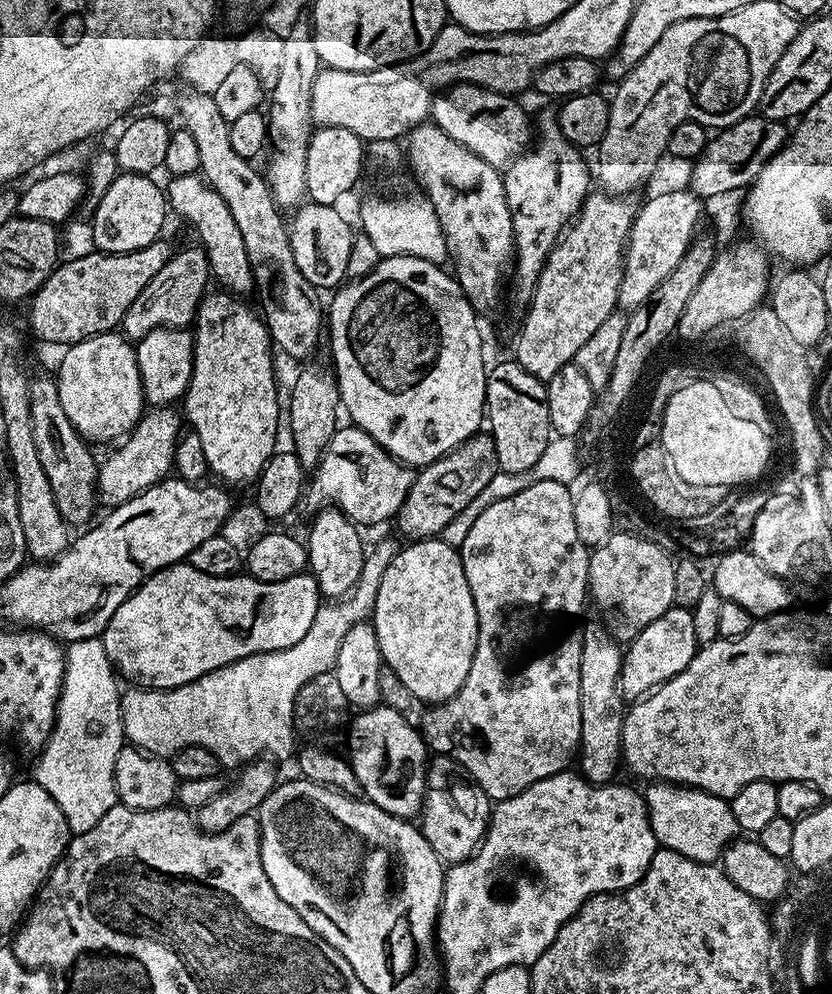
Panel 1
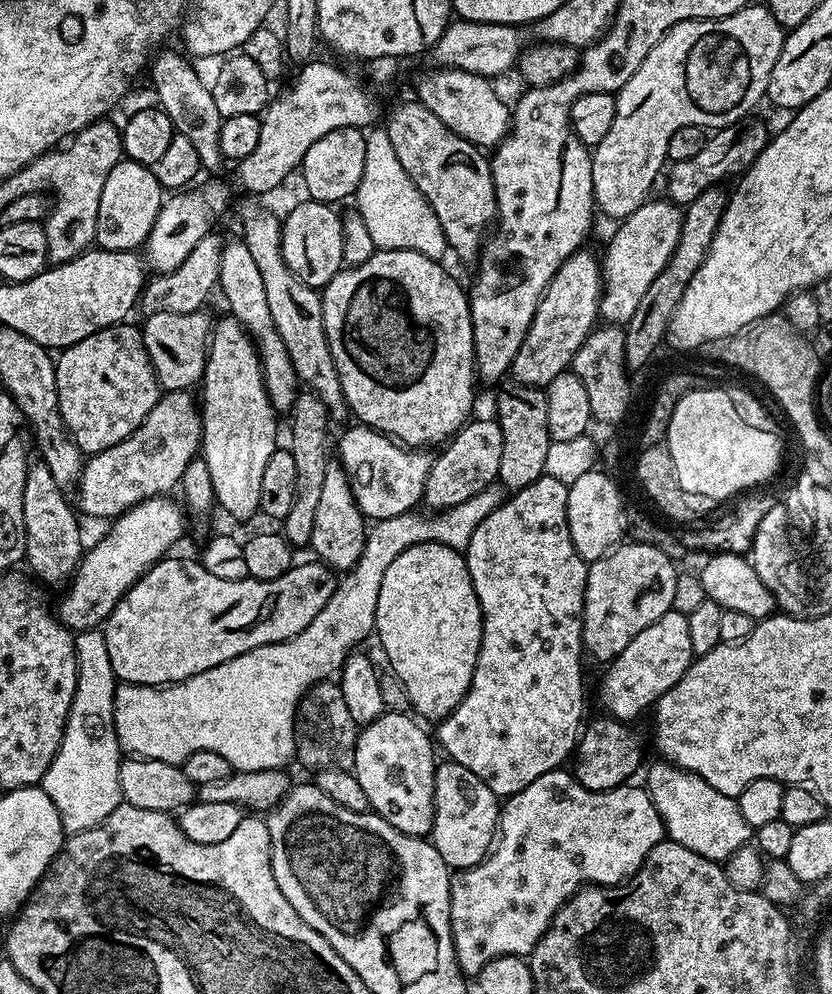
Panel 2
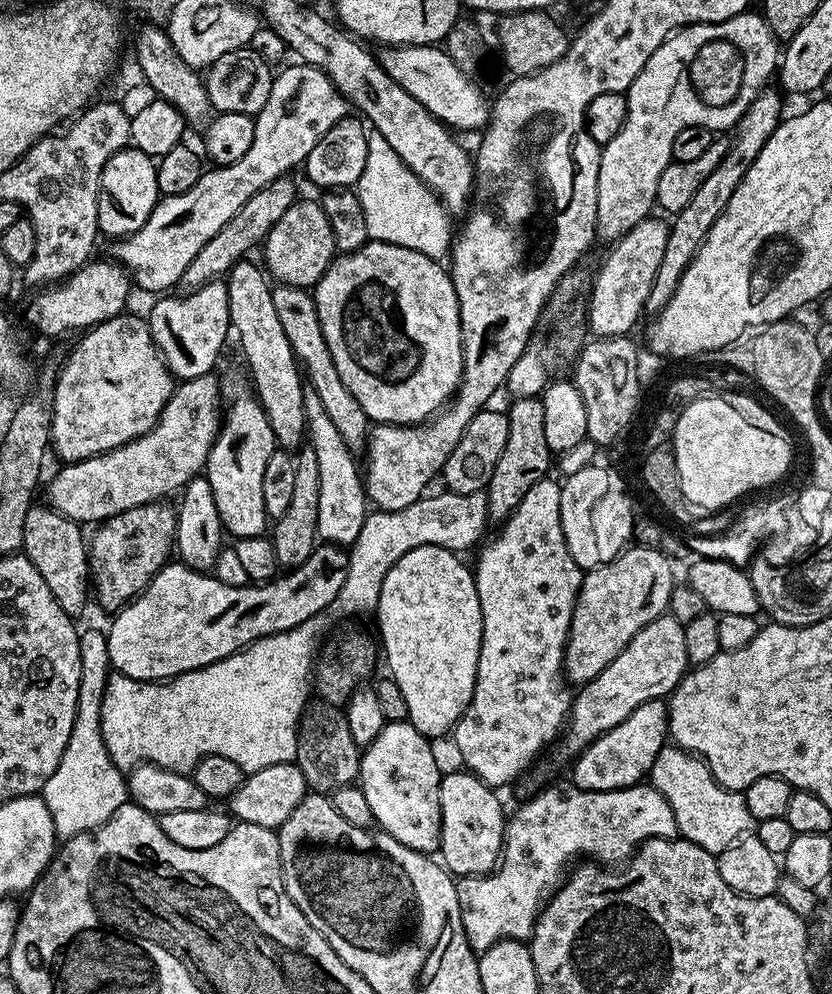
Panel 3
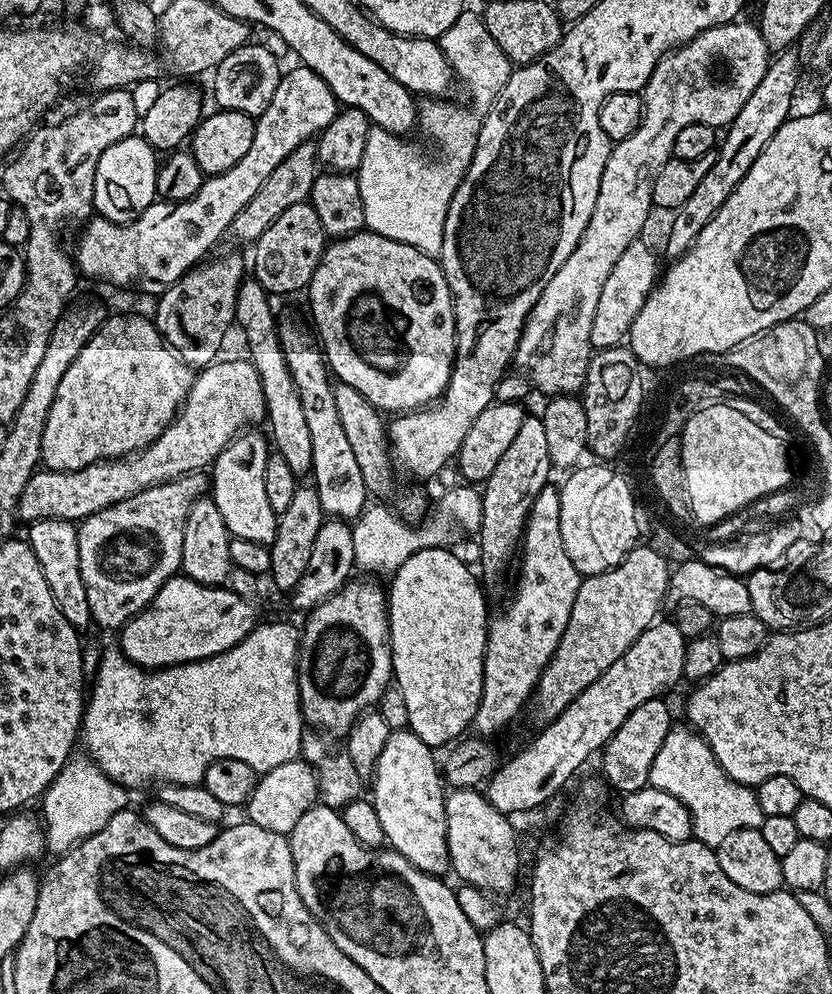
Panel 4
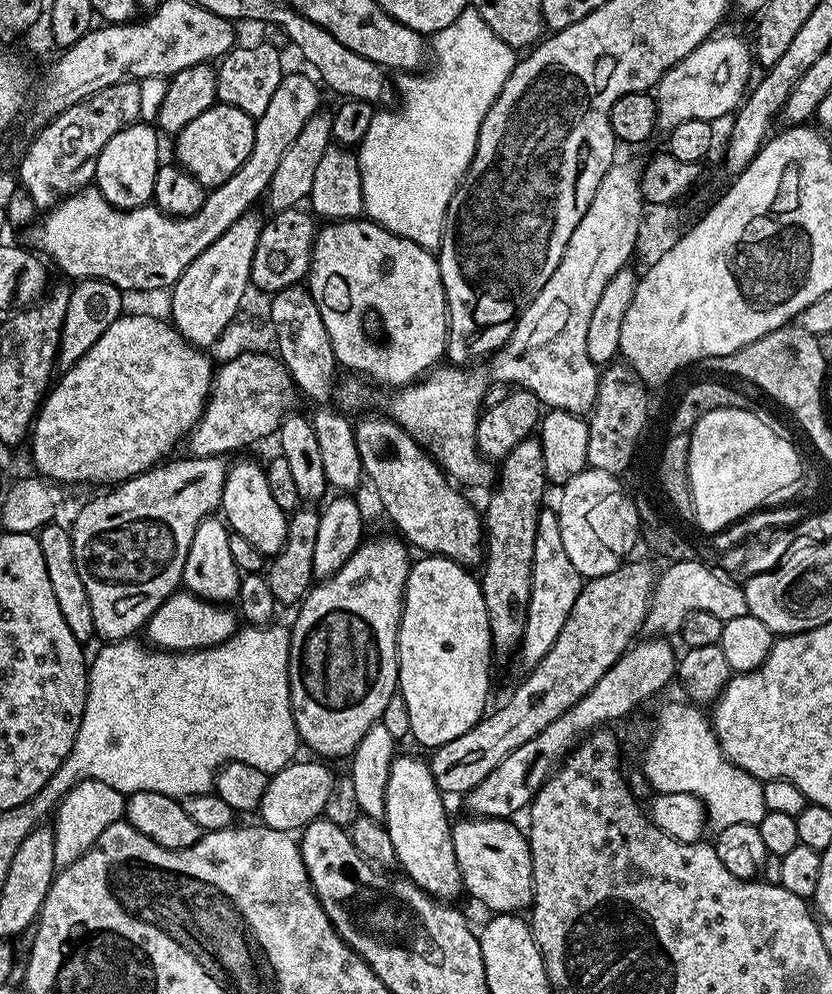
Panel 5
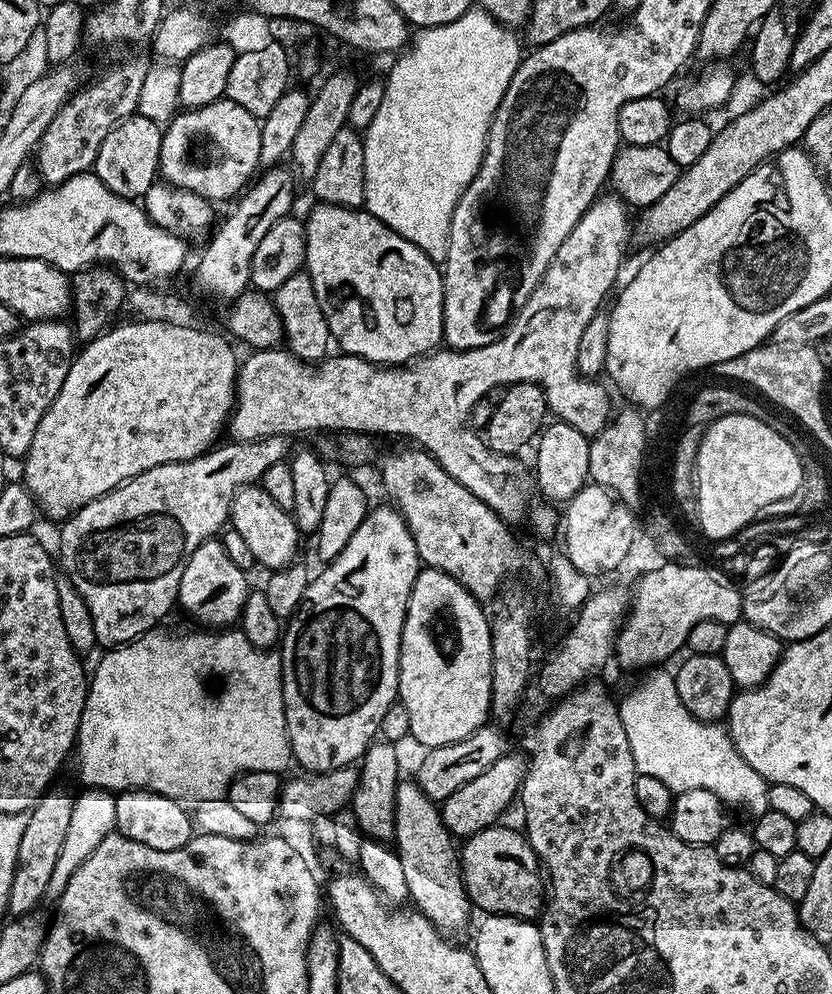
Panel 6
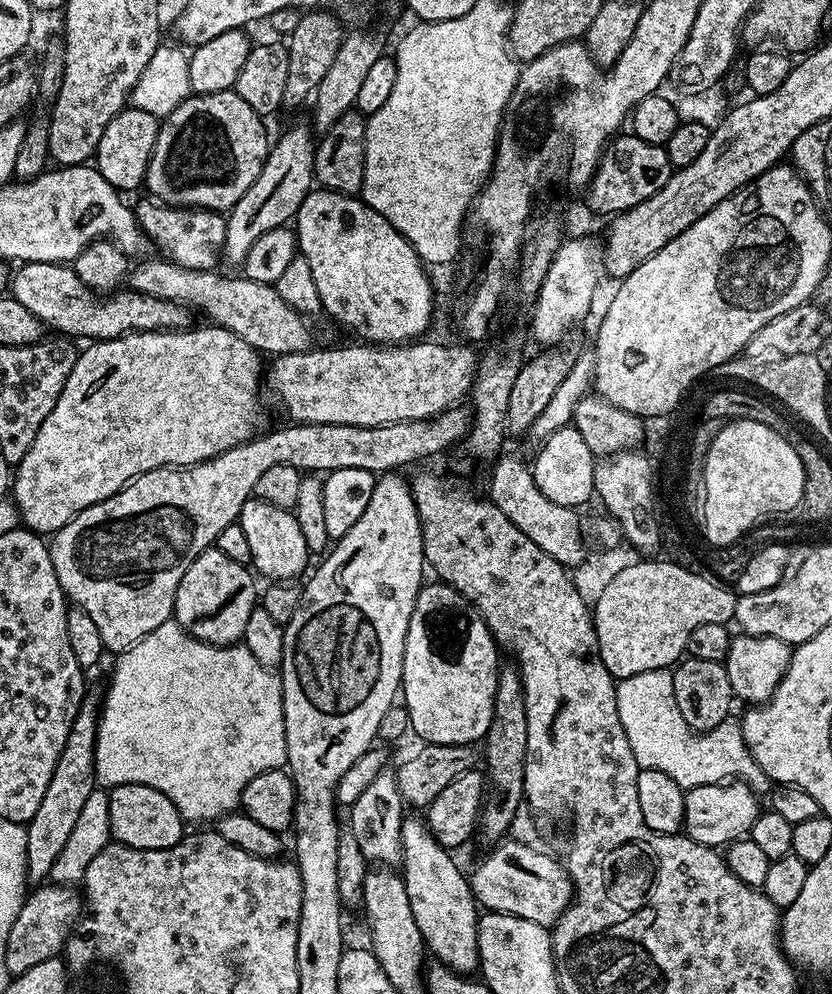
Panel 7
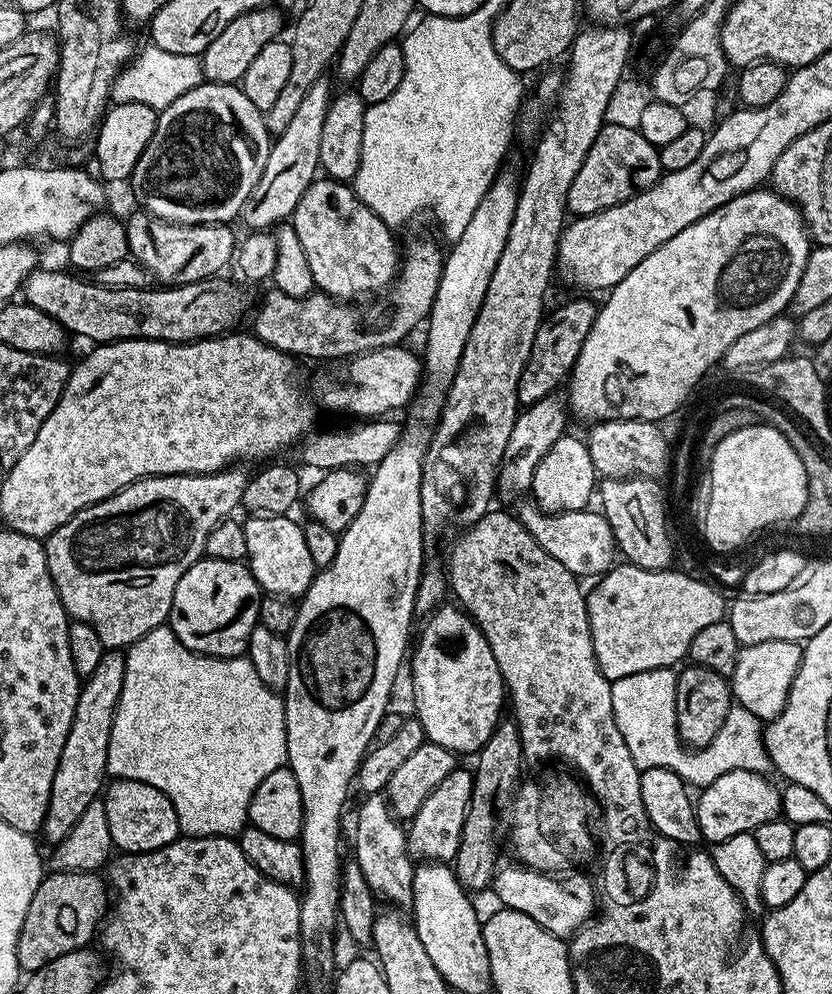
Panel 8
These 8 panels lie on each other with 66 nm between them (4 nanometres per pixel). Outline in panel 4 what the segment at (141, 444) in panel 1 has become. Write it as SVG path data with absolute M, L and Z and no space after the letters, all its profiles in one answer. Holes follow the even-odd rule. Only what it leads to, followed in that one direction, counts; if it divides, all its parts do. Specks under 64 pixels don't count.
M217 358L205 368L195 373L190 390L186 394L184 404L170 426L166 426L163 434L150 446L146 446L141 452L133 452L127 458L115 460L101 460L99 464L91 464L82 470L73 472L59 472L44 468L38 470L26 482L22 489L22 498L18 498L17 517L21 521L33 520L71 520L79 522L98 510L106 510L106 506L114 506L131 495L138 494L148 487L158 486L178 479L189 472L199 472L207 469L218 458L218 454L235 436L240 435L249 426L265 419L264 395L262 394L262 382L258 378L258 370L254 370L251 360L224 360Z

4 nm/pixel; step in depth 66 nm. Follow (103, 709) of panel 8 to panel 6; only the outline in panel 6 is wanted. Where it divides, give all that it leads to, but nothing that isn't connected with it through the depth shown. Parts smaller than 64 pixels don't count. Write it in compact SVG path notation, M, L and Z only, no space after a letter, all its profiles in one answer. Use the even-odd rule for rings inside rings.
M55 790L37 800L27 813L26 830L22 830L22 840L18 842L18 858L14 870L14 882L10 882L8 910L13 917L26 916L37 911L36 908L48 895L50 877L62 850L66 838L66 829L70 826L70 813L73 810L73 797L59 796Z

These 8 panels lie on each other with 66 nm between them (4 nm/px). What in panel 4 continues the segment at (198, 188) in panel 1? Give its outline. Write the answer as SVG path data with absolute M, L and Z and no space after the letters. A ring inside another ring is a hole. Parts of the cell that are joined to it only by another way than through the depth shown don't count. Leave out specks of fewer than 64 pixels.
M245 278L240 283L236 299L235 323L244 331L244 340L248 343L247 359L251 360L258 378L262 382L264 410L266 413L267 435L275 455L280 456L294 470L297 478L304 478L312 471L314 453L310 429L302 410L302 398L298 398L298 386L290 378L290 366L286 366L286 354L282 354L278 316L272 313L270 294L255 278Z

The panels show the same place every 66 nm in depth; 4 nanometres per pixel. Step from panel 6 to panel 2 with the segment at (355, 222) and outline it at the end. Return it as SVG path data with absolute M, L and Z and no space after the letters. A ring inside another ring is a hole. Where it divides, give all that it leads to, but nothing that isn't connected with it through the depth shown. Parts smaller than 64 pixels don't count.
M381 248L366 262L345 266L322 289L322 318L326 326L326 338L330 342L330 354L334 354L334 362L338 366L338 378L342 382L344 397L348 403L351 415L361 424L391 436L393 440L409 447L421 450L427 449L428 444L443 445L452 439L473 415L472 403L476 400L476 351L474 350L474 330L472 315L468 309L469 293L460 289L460 284L444 269L443 263L431 260L429 256L418 254L414 250L401 248Z

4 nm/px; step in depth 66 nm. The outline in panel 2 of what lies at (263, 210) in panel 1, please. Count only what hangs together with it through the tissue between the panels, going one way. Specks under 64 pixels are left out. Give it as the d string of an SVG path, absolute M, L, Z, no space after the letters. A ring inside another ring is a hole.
M165 47L165 52L157 51L150 60L152 80L150 87L156 91L160 99L159 107L172 119L172 127L179 135L190 138L194 150L198 150L201 169L216 168L222 164L220 155L220 125L222 118L218 114L218 106L214 103L211 88L202 84L195 74L193 61L183 51ZM248 198L240 208L240 216L244 219L242 239L262 273L270 314L274 318L274 326L278 326L282 342L286 345L286 354L290 354L290 362L294 362L294 370L301 385L325 404L329 417L333 421L349 419L350 409L344 397L342 382L338 378L338 366L334 362L334 354L330 354L330 342L326 338L321 293L306 286L306 282L298 279L294 270L286 266L286 258L282 258L280 249L281 217L263 212L252 200L255 199Z

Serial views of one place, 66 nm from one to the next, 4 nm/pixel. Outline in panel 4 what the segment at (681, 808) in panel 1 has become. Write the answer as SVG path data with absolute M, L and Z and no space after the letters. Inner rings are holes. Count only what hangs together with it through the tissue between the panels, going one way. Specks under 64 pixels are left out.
M673 726L666 734L658 754L654 755L654 762L649 766L647 783L658 790L666 790L666 794L674 794L678 802L682 802L692 815L692 835L701 840L707 848L715 850L720 843L725 841L731 833L743 828L760 828L765 816L762 814L762 806L758 806L755 787L740 784L737 780L731 780L722 770L722 766L714 758L710 746L704 741L701 733L691 727Z

